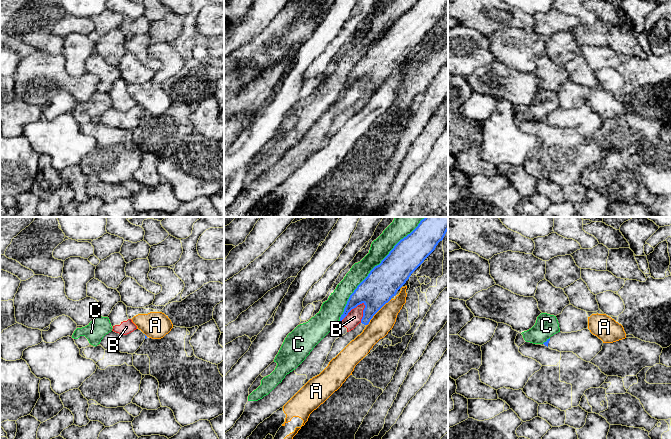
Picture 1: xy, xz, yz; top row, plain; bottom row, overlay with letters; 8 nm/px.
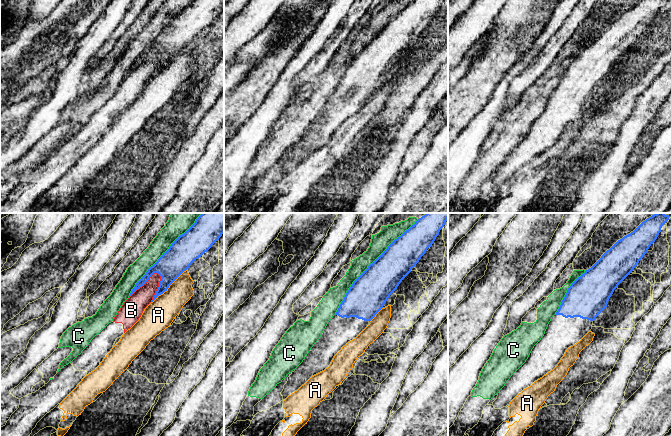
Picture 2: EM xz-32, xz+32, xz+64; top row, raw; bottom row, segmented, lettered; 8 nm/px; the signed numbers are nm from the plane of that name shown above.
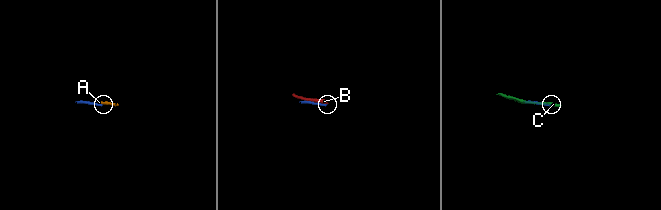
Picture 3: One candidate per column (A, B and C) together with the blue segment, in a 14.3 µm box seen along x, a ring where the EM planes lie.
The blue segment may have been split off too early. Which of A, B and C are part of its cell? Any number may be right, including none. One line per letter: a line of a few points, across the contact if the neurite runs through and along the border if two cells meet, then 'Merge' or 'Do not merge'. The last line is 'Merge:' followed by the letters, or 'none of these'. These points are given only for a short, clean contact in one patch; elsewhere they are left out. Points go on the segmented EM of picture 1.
A: Do not merge
B: Do not merge
C: Do not merge
Merge: none of these

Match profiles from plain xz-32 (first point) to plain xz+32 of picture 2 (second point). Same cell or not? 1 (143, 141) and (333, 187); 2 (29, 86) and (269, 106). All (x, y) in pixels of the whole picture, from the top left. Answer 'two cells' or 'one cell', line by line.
1: one cell
2: two cells

